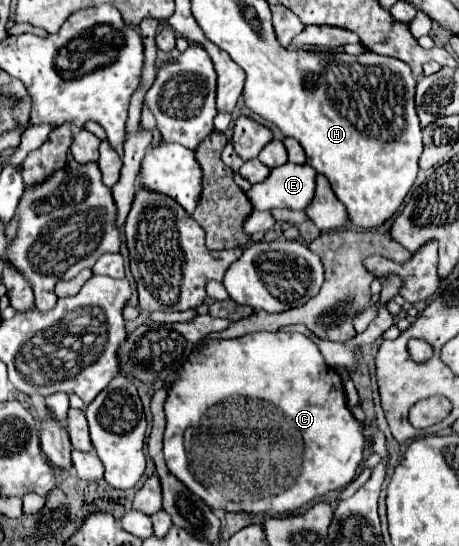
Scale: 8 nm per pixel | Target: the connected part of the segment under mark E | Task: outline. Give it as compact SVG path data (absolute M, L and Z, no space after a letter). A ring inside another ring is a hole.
M284 163L268 175L266 181L254 185L246 195L254 209L296 209L304 211L314 199L316 171L306 165Z

